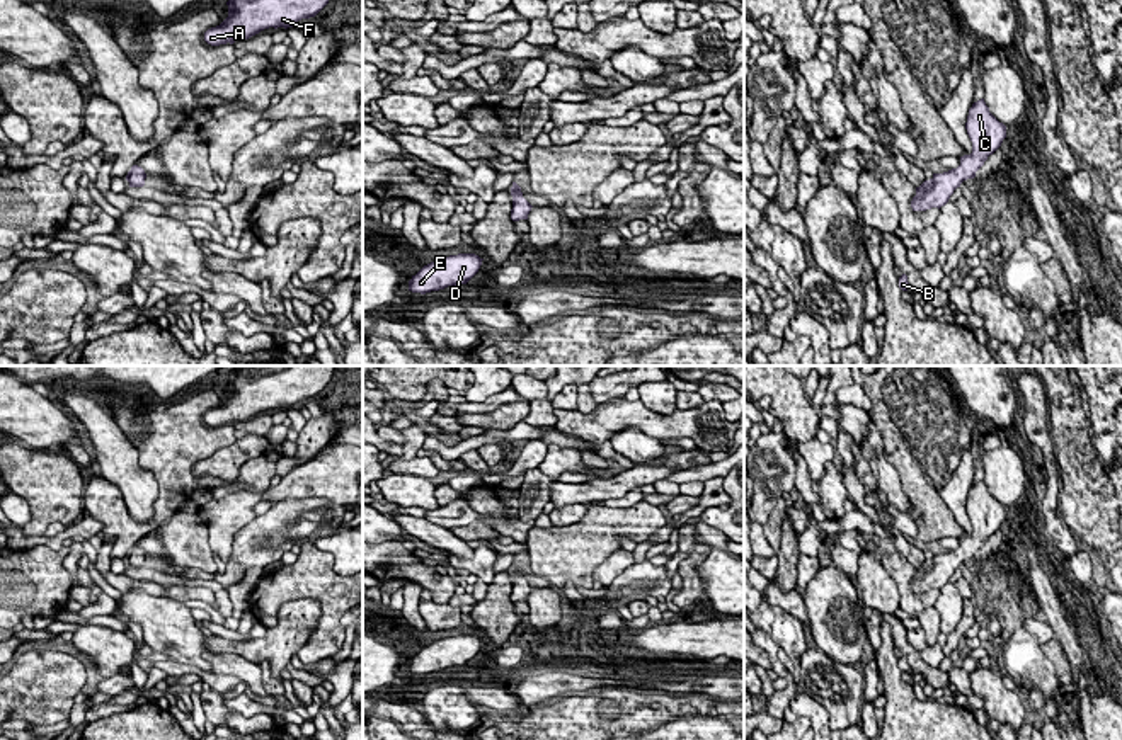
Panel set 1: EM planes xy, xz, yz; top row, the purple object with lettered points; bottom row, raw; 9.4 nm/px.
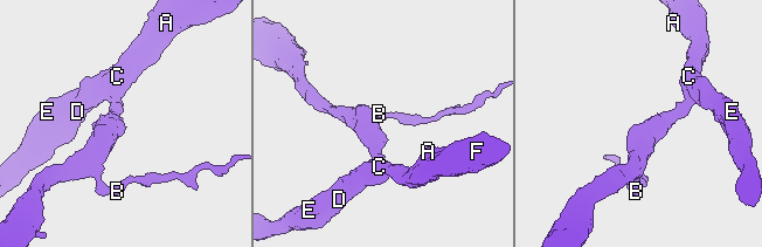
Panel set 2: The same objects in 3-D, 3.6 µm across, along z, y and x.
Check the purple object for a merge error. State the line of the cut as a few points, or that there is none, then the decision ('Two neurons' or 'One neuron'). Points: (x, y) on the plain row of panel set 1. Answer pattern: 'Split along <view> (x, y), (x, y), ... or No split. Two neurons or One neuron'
No split. One neuron

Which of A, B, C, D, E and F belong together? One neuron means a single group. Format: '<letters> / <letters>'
A B C D E F

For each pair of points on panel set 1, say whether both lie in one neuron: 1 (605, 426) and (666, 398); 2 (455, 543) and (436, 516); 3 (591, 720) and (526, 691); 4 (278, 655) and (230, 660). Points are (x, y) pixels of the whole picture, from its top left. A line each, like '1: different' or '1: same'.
1: different
2: different
3: different
4: different

